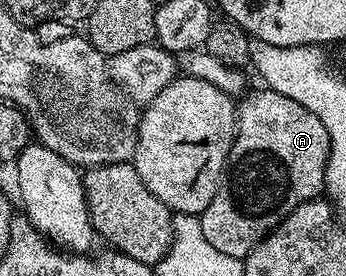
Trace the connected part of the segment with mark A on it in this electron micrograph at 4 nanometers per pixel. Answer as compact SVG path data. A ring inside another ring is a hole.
M267 89L249 90L236 108L236 136L214 201L201 213L202 234L214 249L243 259L298 205L324 191L330 141L310 109Z

